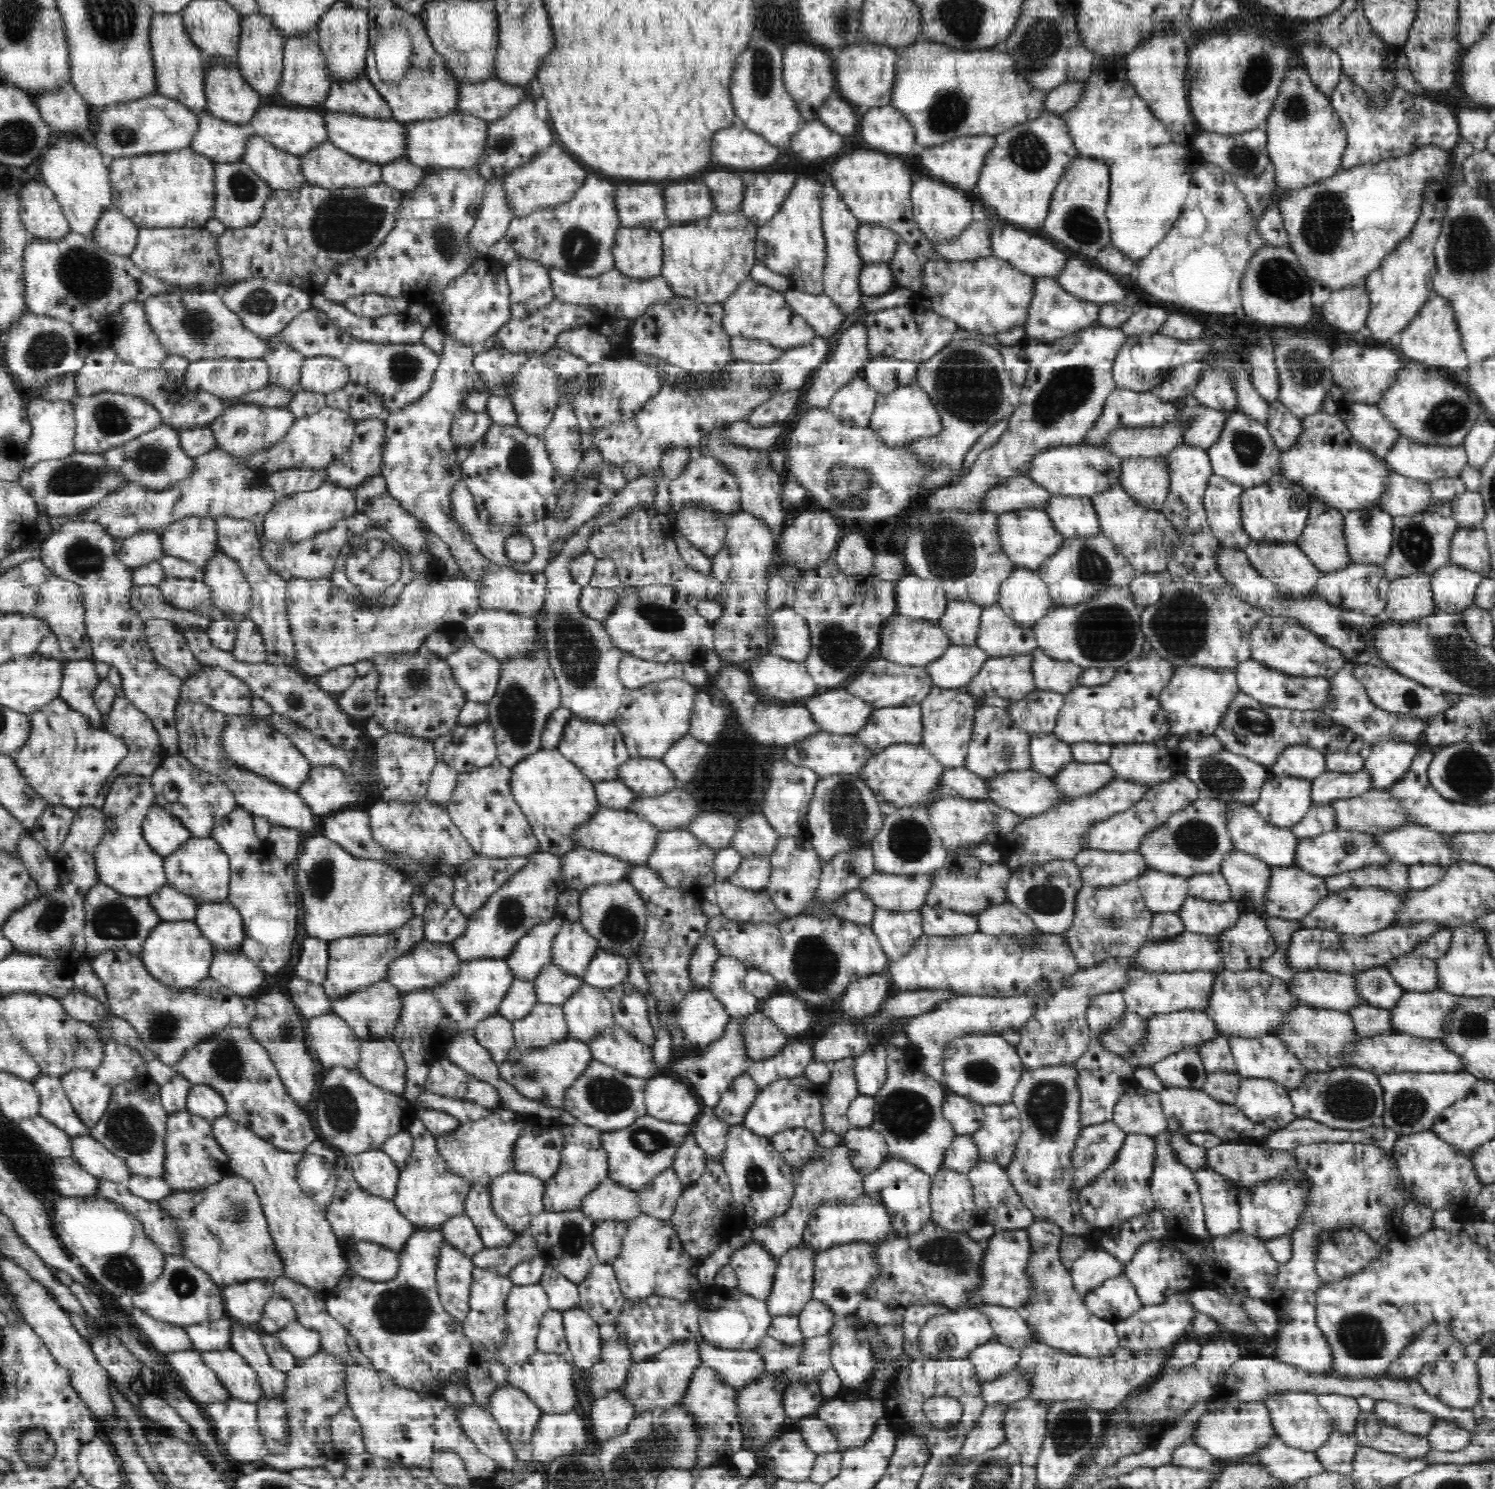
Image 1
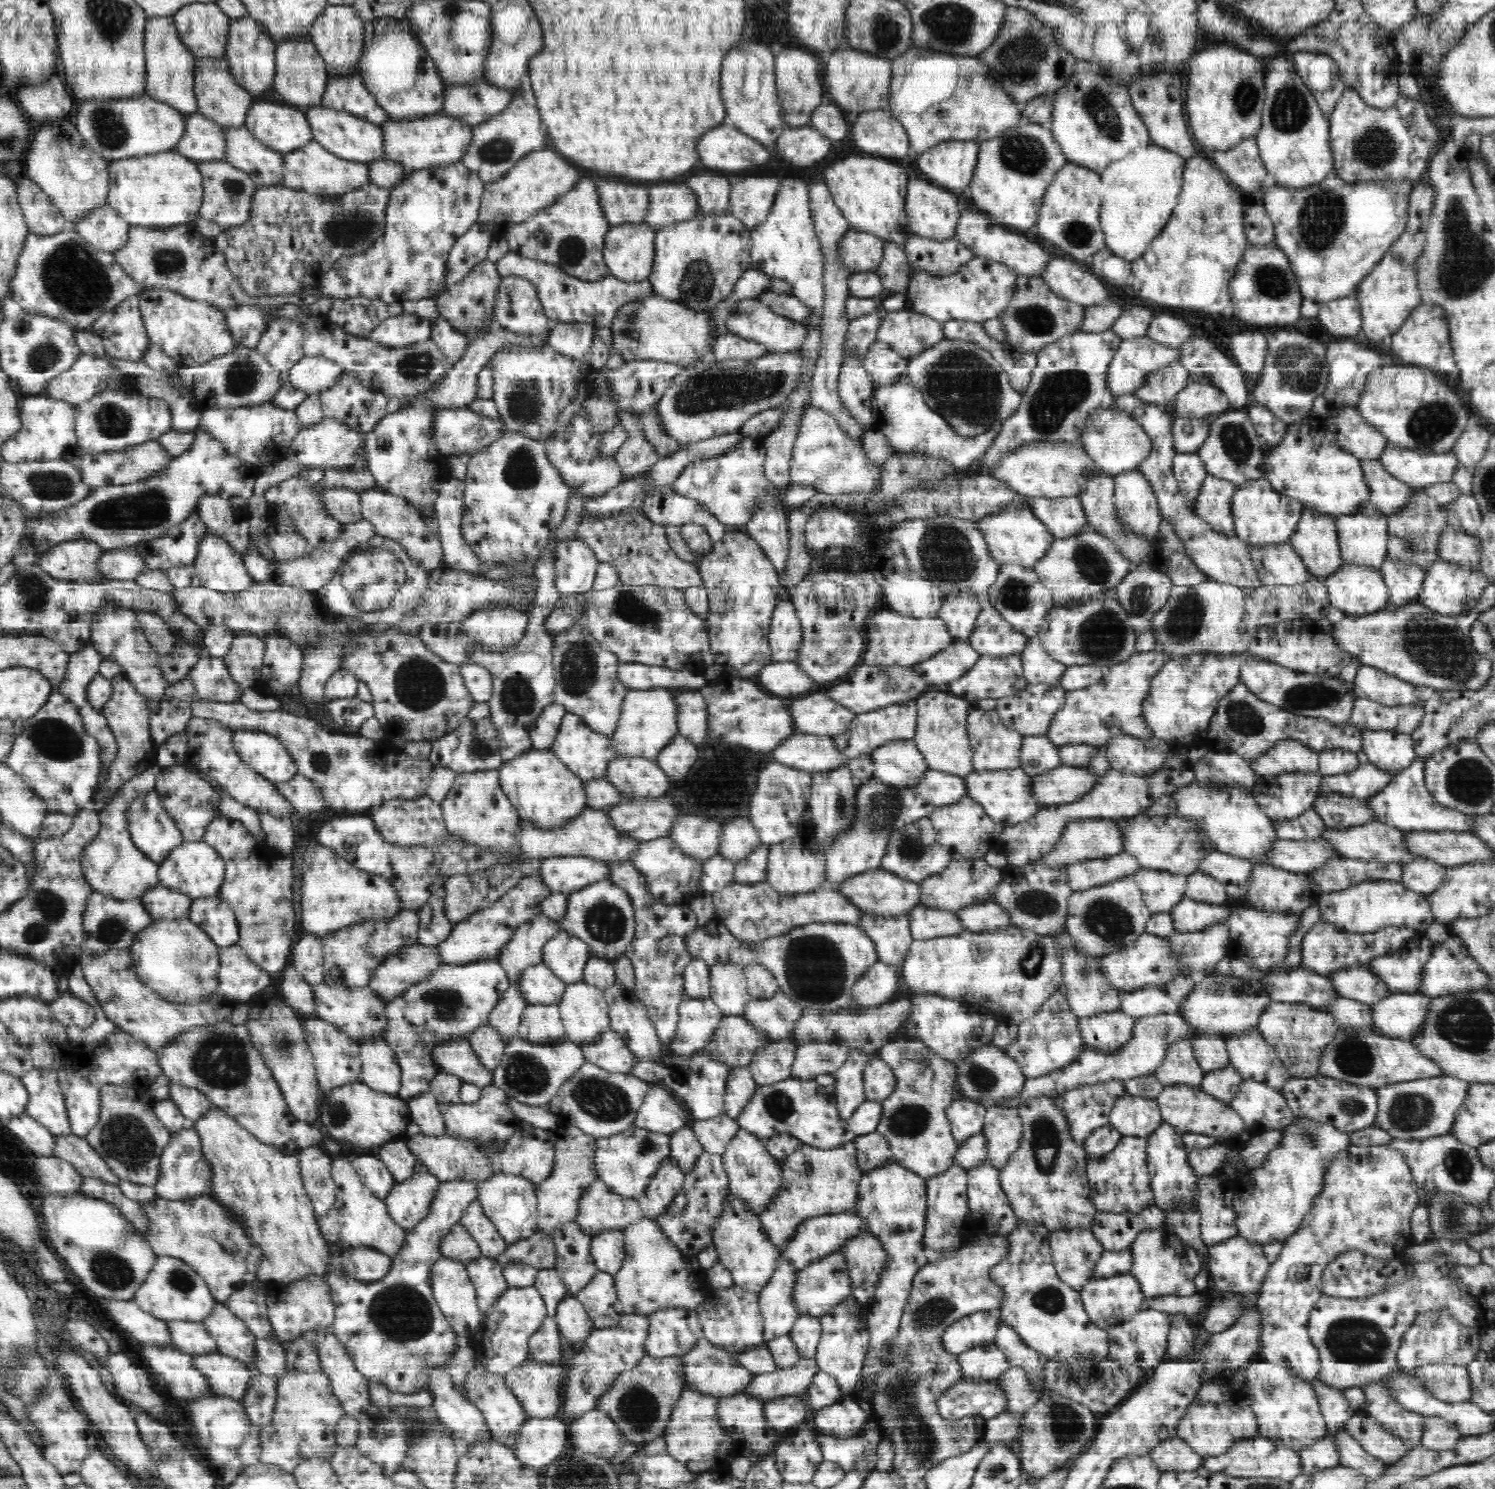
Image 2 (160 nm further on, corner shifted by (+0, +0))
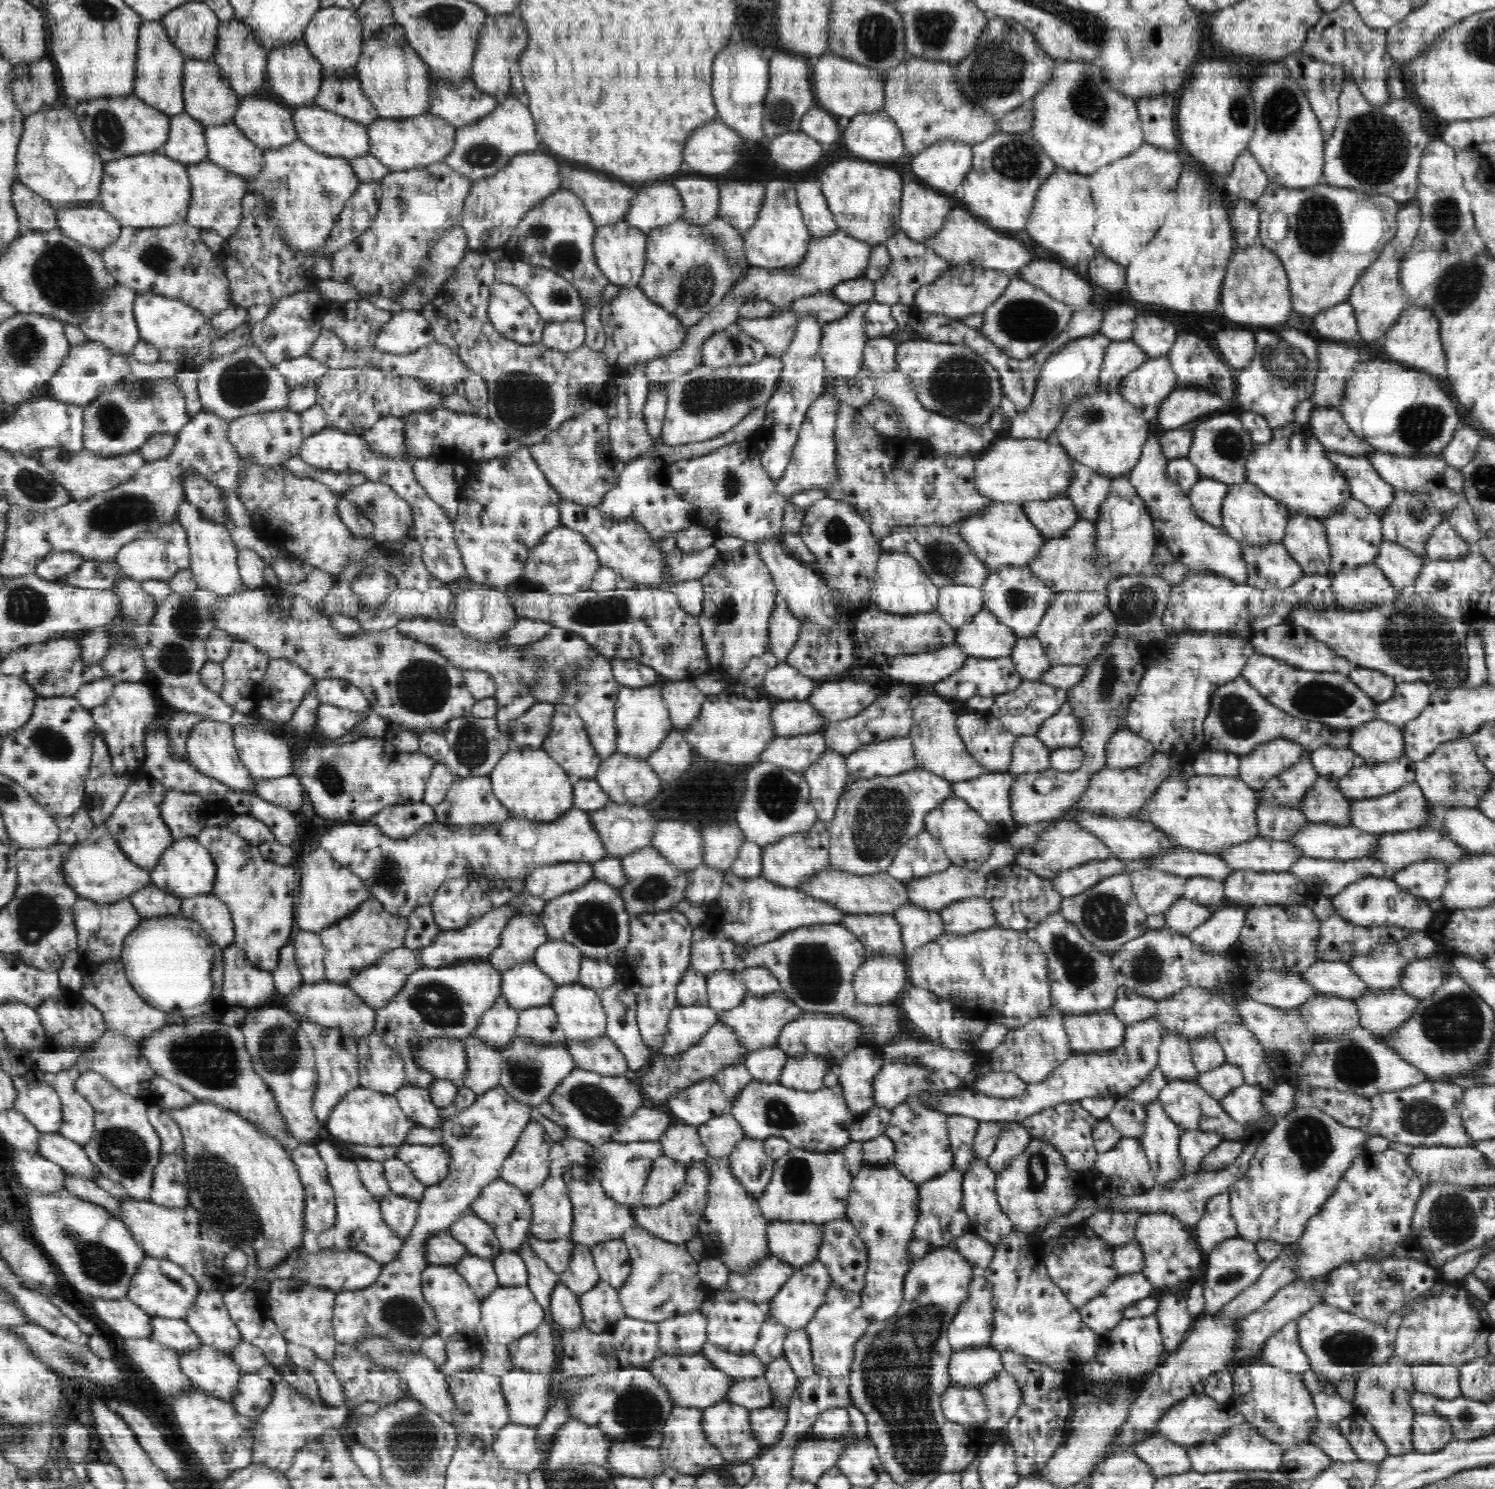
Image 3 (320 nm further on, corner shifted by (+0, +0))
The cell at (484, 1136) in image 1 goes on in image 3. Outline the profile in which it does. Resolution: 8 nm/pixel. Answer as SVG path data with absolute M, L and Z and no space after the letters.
M404 1143L395 1153L395 1158L405 1162L414 1176L427 1187L438 1184L446 1178L449 1169L449 1153L442 1145Z

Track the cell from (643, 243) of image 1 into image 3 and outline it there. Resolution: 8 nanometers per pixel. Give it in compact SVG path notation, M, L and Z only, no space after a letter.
M625 220L597 228L593 238L596 264L609 283L623 288L638 286L646 264L647 233L630 226Z

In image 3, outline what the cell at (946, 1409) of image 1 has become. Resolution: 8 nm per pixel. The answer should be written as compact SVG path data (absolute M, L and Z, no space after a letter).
M949 1387L941 1400L944 1416L960 1425L982 1424L988 1416L982 1393L973 1387Z

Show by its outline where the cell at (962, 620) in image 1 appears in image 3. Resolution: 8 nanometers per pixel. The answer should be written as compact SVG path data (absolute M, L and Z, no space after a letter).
M951 584L939 588L935 611L954 628L964 627L983 609L981 588Z

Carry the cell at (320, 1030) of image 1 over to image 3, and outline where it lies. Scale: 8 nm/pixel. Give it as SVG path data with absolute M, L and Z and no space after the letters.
M302 1021L301 1029L314 1049L317 1089L313 1096L313 1111L322 1125L328 1122L332 1108L346 1096L347 1092L360 1087L357 1043L352 1037L343 1035L337 1028L325 1027L314 1022Z

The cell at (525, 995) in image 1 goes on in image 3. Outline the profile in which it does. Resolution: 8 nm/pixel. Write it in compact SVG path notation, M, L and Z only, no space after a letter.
M500 995L494 1006L482 1015L480 1024L470 1036L473 1035L494 1049L504 1048L517 1037L518 1021L519 1011Z

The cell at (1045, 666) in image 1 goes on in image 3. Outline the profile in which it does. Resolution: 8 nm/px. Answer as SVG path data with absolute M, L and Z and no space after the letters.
M1035 636L1019 637L1009 655L1024 681L1038 681L1043 672L1053 665Z

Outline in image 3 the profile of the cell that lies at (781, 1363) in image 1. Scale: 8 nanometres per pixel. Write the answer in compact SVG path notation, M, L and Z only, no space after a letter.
M706 1341L700 1353L713 1364L714 1368L725 1372L732 1380L765 1376L766 1366L752 1351L738 1355Z

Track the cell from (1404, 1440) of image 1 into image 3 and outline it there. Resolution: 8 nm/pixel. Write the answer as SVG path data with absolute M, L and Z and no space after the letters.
M1356 1411L1340 1419L1336 1427L1346 1437L1358 1460L1381 1463L1389 1456L1386 1445L1378 1438L1374 1427Z

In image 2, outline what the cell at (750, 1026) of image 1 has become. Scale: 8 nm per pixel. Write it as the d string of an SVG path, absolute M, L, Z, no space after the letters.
M725 1014L703 1050L732 1069L747 1067L756 1050L771 1043L765 1036L742 1015Z

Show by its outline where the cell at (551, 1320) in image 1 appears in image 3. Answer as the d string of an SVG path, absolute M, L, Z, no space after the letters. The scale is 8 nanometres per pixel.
M539 1324L536 1330L510 1343L509 1355L513 1368L552 1376L556 1366L554 1342L550 1325Z

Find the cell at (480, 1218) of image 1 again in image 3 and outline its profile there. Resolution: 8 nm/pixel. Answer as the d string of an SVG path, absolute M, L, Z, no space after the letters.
M472 1210L463 1212L448 1231L454 1239L466 1246L469 1255L493 1260L503 1252L493 1226L478 1218Z

